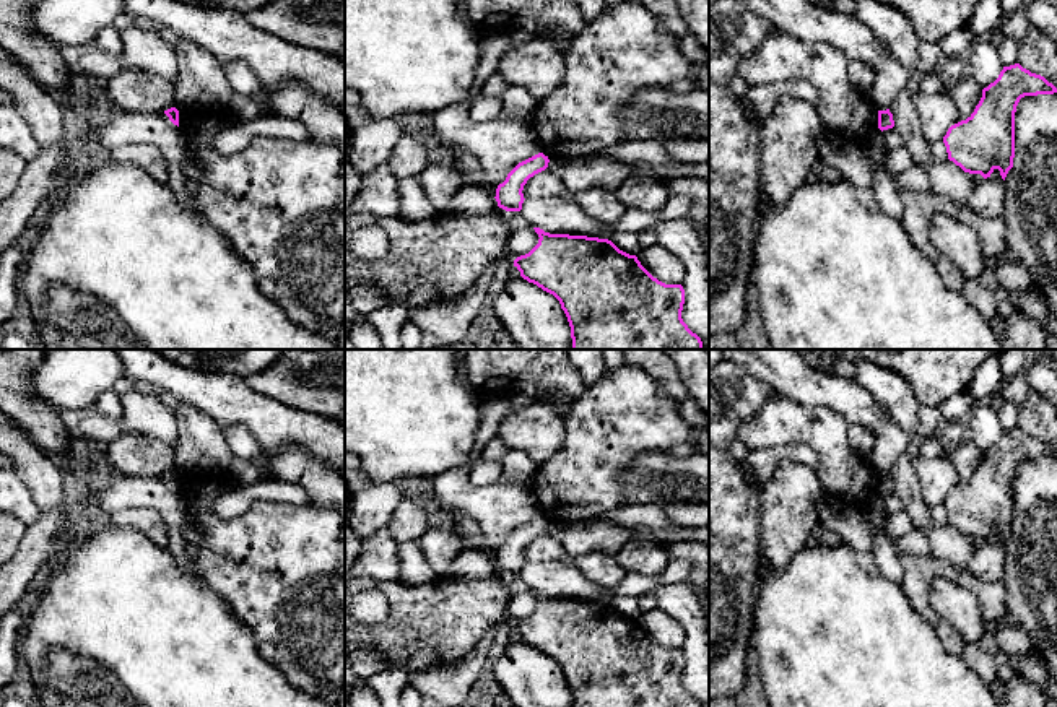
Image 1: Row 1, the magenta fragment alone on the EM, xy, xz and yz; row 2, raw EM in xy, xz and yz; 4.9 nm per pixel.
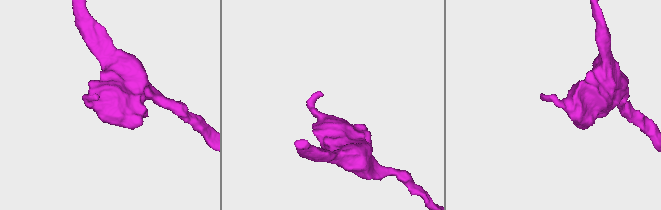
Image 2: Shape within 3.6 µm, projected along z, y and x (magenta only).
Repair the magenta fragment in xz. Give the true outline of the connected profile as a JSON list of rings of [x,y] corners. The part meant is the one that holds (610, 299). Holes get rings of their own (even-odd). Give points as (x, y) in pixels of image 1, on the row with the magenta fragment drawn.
[[[533,228],[538,244],[525,255],[514,260],[514,267],[528,283],[553,294],[564,310],[572,338],[572,349],[702,349],[701,338],[681,319],[685,289],[681,284],[665,284],[654,278],[637,260],[620,250],[611,241],[550,234]]]

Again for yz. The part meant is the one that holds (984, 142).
[[[1020,63],[1003,67],[998,78],[982,89],[974,112],[943,137],[948,159],[964,172],[984,179],[998,169],[1005,180],[1015,158],[1015,112],[1021,98],[1054,94],[1057,88]]]

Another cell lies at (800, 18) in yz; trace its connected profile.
[[[738,0],[751,11],[764,16],[782,33],[792,34],[805,42],[829,44],[841,50],[849,60],[862,60],[875,68],[875,83],[868,99],[878,111],[886,111],[891,101],[907,86],[909,70],[903,67],[880,41],[859,21],[855,15],[847,16],[837,11],[821,10],[808,0]]]

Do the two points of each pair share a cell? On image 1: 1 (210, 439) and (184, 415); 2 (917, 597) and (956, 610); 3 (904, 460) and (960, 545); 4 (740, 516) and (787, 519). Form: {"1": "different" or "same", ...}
{"1": "same", "2": "different", "3": "same", "4": "different"}

